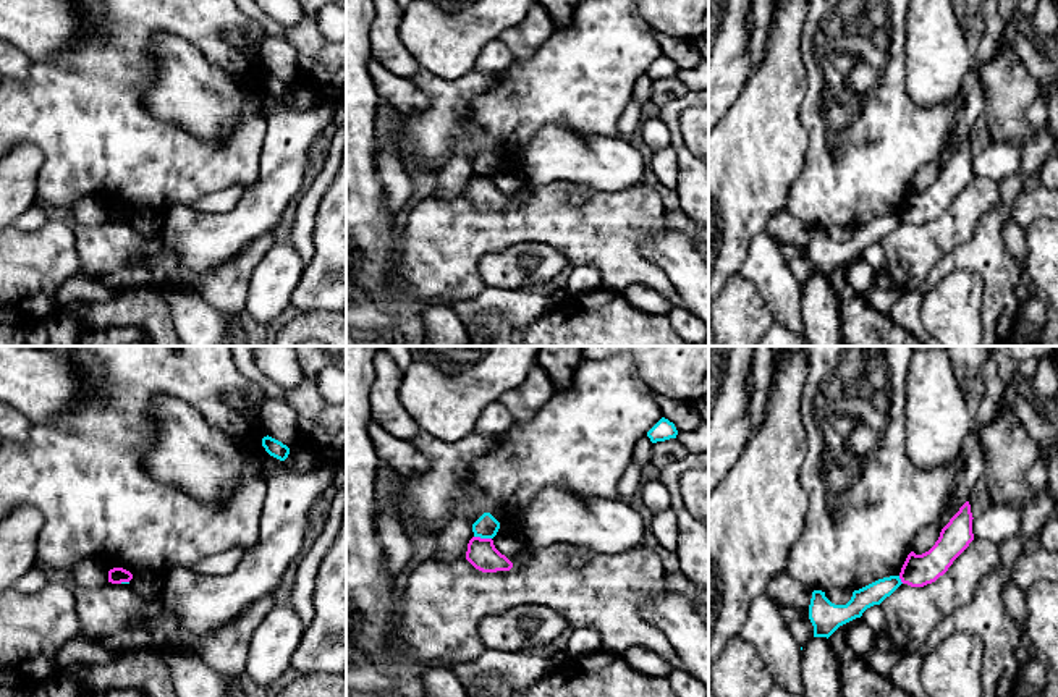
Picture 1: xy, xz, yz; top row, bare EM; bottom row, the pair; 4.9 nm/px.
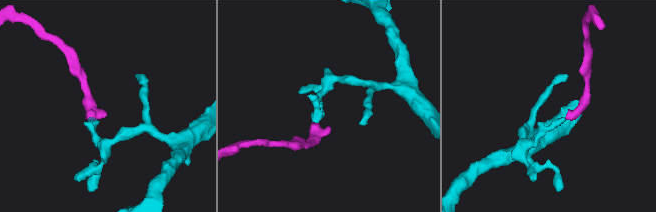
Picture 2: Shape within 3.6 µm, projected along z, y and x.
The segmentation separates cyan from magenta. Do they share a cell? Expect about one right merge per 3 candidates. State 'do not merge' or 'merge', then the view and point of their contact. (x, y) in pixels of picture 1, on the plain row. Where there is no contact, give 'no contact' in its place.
do not merge | xz (482, 175)

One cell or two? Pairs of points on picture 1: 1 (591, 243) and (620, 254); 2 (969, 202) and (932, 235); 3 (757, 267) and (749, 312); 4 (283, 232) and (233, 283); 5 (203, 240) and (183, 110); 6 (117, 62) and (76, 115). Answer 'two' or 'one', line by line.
1: one
2: one
3: two
4: two
5: two
6: one

